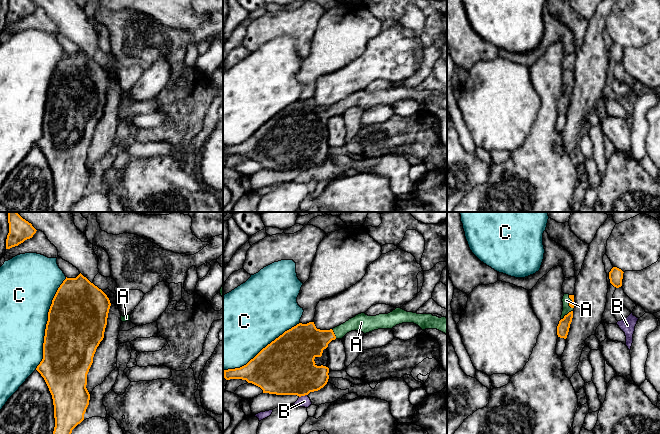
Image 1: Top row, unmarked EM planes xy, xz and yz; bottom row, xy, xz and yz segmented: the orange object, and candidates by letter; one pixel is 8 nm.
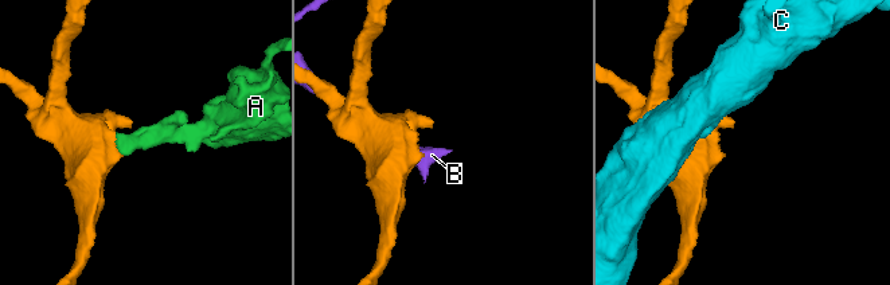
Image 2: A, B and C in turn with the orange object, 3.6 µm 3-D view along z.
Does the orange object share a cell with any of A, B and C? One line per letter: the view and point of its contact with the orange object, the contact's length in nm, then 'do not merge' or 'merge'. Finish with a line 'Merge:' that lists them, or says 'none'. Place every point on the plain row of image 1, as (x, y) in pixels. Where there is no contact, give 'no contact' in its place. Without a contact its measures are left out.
A: contact yz (567, 90); length 120 nm; merge
B: contact xz (303, 171); length 80 nm; do not merge
C: contact xy (47, 99); length 800 nm; do not merge
Merge: A

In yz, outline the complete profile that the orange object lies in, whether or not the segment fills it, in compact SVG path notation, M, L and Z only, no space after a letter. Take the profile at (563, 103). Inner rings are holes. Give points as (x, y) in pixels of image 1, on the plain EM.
M564 70L563 75L563 87L561 91L561 96L557 102L557 111L560 114L567 114L570 100L573 94L574 87L574 71Z

